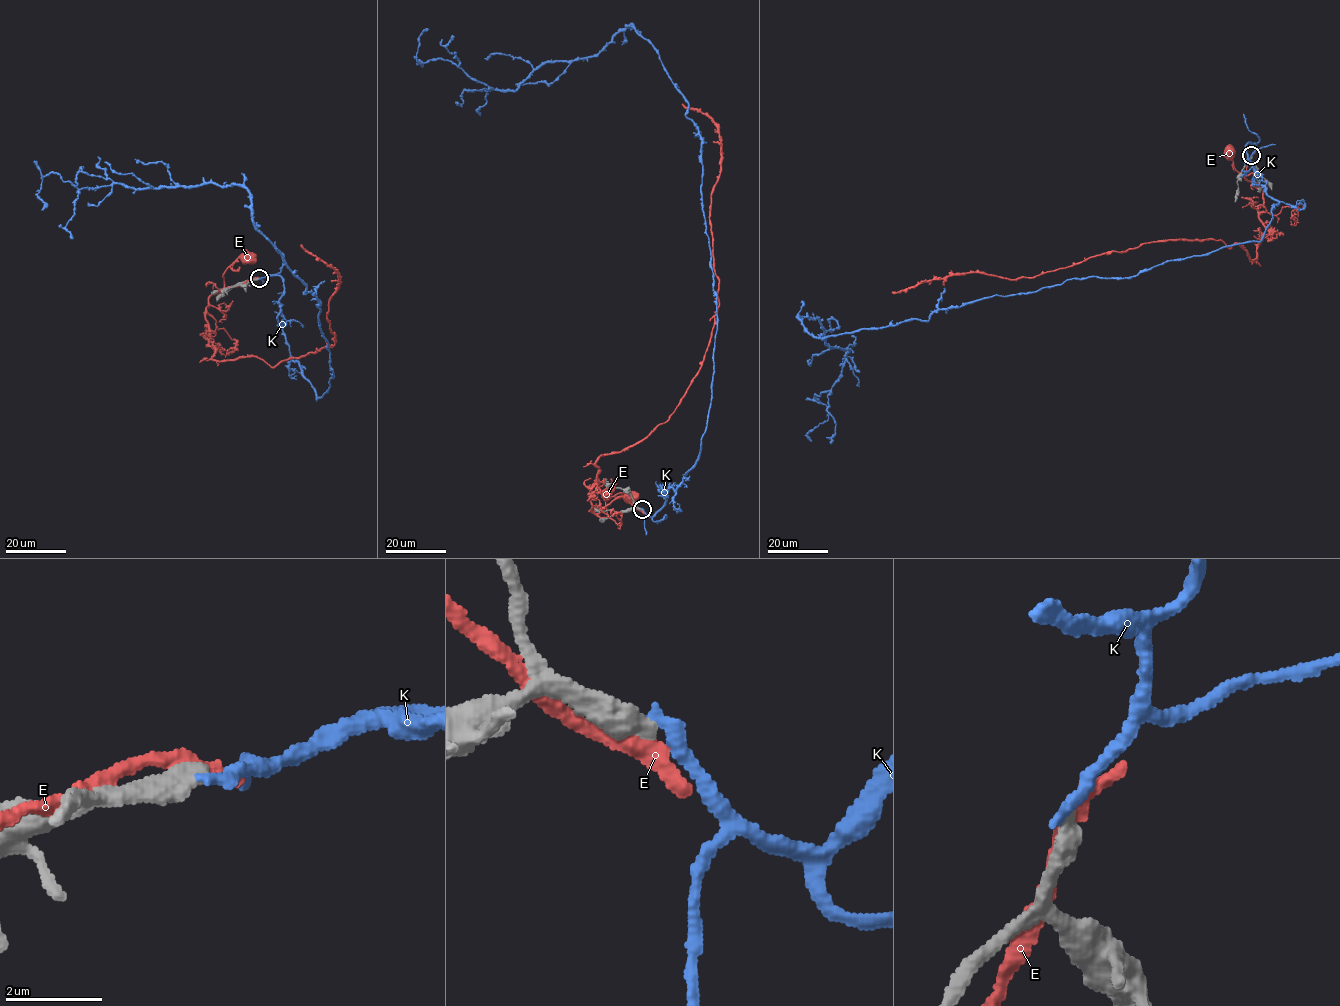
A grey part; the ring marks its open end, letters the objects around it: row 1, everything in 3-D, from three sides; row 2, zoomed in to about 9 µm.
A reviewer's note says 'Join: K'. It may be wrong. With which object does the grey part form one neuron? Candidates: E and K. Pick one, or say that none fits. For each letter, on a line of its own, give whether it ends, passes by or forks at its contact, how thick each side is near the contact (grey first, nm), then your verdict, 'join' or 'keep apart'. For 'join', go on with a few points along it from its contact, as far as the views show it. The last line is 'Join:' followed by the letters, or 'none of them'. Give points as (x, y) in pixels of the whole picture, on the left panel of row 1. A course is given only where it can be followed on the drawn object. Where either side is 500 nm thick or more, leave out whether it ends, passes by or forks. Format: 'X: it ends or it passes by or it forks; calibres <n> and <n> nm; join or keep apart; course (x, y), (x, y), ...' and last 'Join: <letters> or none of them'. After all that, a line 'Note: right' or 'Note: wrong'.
E: calibres 550 and 340 nm; keep apart
K: calibres 550 and 260 nm; keep apart
Join: none of them
Note: wrong

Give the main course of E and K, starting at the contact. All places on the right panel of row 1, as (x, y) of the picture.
E: (1252, 155), (1245, 178), (1264, 187), (1266, 182), (1255, 173), (1241, 176), (1229, 153)
K: (1251, 155), (1278, 202), (1259, 241), (834, 336), (797, 317), (849, 349), (812, 441)

